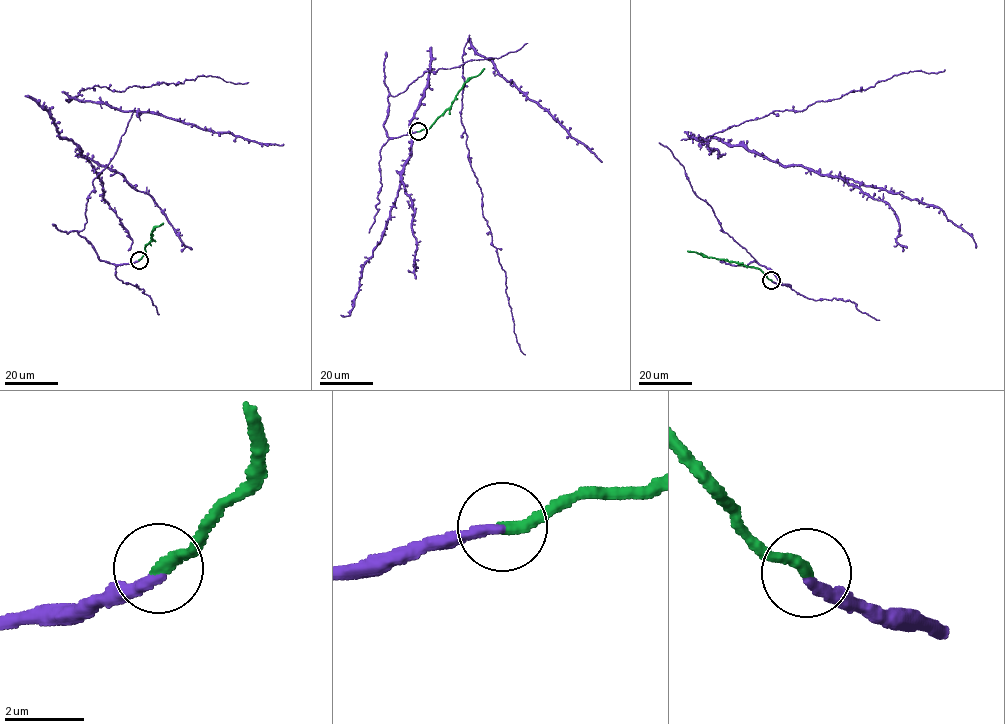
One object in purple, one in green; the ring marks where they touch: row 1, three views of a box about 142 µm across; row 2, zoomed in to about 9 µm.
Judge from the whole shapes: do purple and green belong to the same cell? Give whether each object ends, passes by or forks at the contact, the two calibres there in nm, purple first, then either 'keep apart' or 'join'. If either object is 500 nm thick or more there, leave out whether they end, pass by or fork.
purple ends | green ends | 280/320 nm | join

